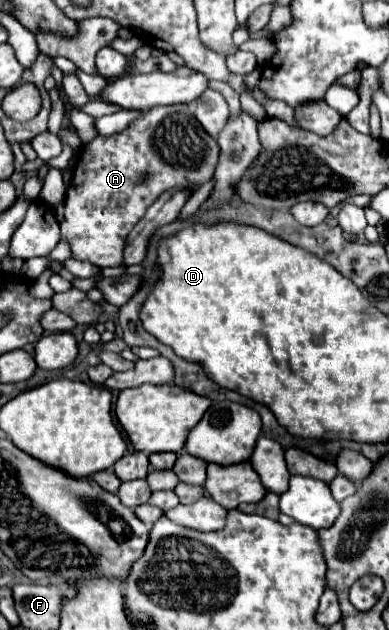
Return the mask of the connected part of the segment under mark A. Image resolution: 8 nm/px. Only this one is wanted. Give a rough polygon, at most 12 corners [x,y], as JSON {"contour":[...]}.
{"contour":[[183,103],[83,145],[61,235],[123,265],[169,189],[213,177],[217,141]]}

